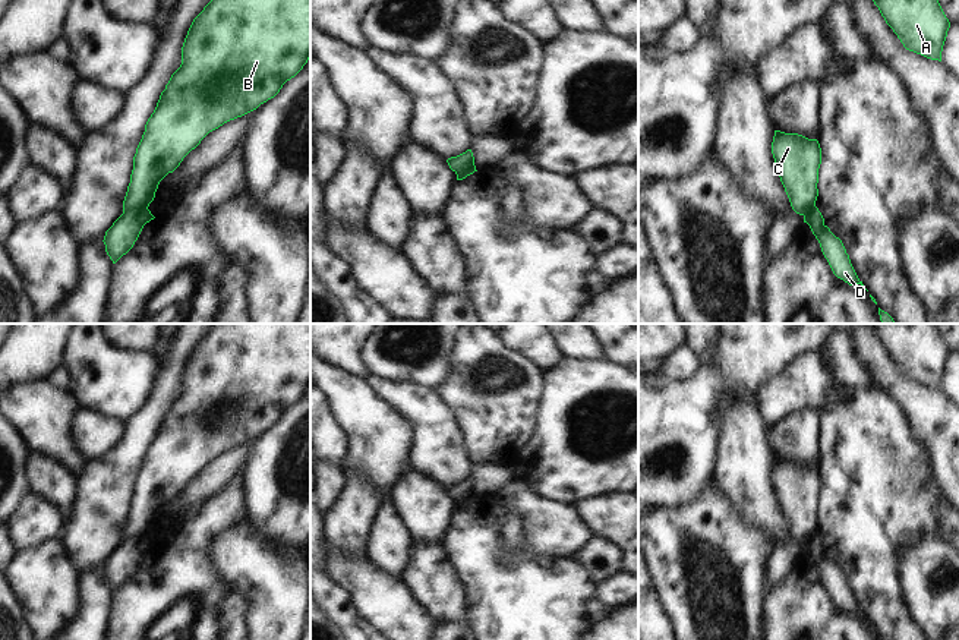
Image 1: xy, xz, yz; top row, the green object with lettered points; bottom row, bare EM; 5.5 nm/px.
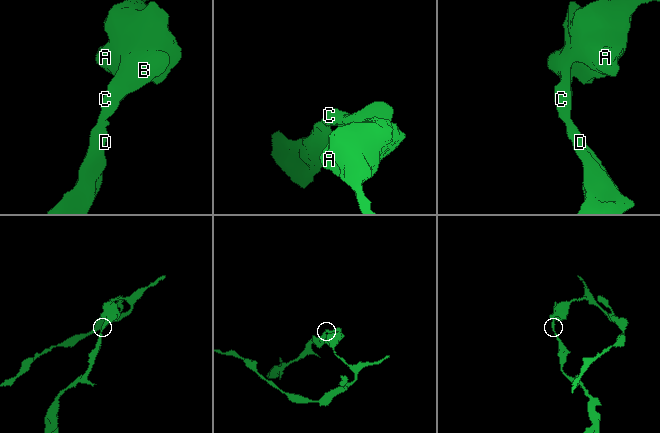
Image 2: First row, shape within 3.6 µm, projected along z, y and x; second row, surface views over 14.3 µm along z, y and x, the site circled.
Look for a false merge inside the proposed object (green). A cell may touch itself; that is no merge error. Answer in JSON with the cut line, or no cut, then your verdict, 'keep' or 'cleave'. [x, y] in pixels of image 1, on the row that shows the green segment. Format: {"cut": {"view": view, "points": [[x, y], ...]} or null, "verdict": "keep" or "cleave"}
{"cut": {"view": "xy", "points": [[147, 207], [128, 210], [123, 214]]}, "verdict": "cleave"}

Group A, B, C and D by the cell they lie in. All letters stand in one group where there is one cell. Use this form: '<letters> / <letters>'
A B C / D

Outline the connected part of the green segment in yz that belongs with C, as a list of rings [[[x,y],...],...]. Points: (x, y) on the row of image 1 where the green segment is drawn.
[[[775,130],[772,154],[792,209],[804,215],[818,196],[821,148],[817,139]]]

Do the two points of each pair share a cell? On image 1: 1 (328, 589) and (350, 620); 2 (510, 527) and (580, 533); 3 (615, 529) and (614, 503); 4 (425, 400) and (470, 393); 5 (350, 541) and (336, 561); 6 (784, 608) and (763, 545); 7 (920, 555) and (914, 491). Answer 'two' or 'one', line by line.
1: one
2: two
3: one
4: two
5: two
6: two
7: two

